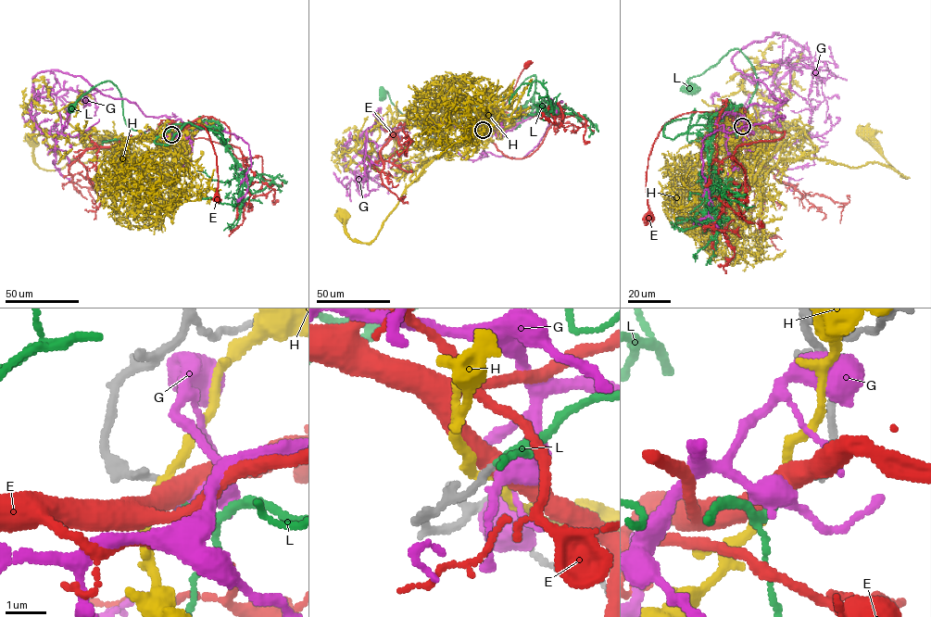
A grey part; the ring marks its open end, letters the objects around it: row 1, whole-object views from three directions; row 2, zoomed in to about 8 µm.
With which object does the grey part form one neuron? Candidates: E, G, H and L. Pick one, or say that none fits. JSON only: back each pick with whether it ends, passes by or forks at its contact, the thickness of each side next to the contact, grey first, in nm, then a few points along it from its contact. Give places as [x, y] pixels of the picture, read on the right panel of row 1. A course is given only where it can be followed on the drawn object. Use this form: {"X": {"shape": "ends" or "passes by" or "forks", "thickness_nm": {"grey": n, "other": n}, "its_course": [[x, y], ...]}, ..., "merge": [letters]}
{"L": {"shape": "passes by", "thickness_nm": {"grey": 170, "other": 140}}, "merge": ["L"]}

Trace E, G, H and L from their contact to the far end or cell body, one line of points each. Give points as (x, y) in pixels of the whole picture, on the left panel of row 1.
E: (170, 133), (192, 124), (200, 124), (207, 131), (216, 156), (216, 198)
G: (171, 133), (180, 119), (146, 117), (80, 76), (41, 70), (31, 117), (53, 149), (58, 123)
H: (170, 133), (180, 152), (173, 167), (166, 159), (159, 171), (101, 157), (45, 170), (35, 163), (31, 141)
L: (171, 134), (148, 135), (130, 128), (120, 93), (109, 81), (93, 87), (71, 109)

